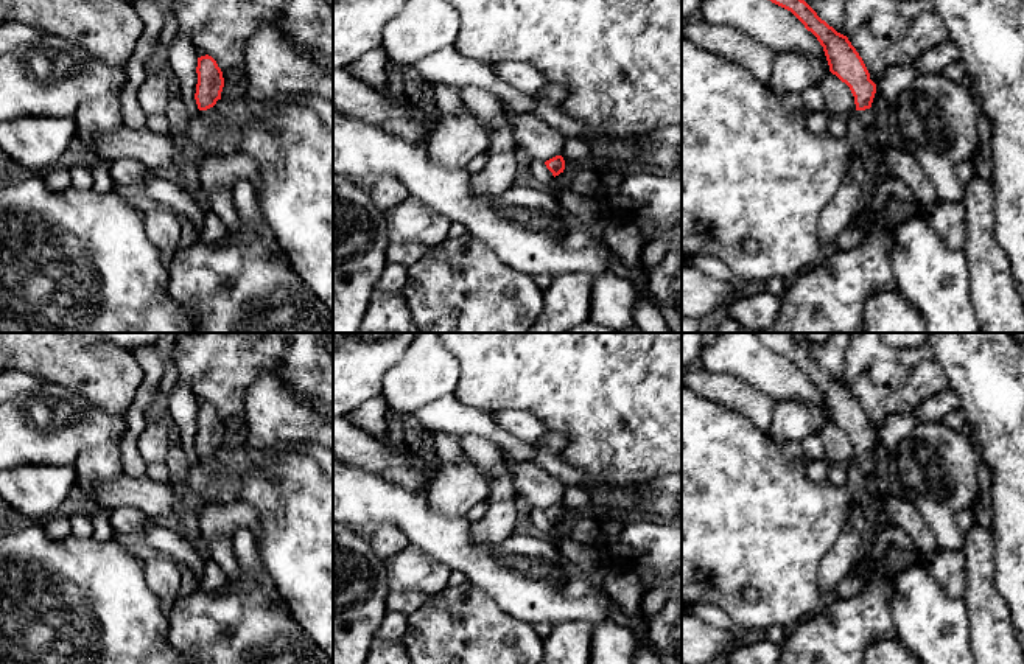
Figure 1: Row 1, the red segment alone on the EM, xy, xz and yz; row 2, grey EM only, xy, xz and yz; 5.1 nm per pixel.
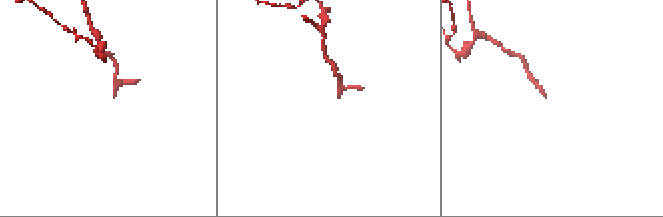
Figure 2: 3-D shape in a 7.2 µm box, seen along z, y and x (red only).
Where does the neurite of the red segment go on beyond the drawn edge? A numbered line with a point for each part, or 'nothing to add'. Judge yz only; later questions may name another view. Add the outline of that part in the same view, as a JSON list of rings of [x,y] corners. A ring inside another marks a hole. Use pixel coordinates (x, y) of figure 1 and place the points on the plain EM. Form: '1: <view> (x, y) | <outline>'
1: yz (869, 465) | [[[875,457],[856,459],[856,462],[862,470],[864,476],[875,474],[876,479],[879,477]]]

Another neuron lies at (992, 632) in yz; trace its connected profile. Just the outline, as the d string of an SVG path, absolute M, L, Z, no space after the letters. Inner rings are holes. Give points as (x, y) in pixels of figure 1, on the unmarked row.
M974 524L965 533L966 614L976 664L1024 664L1010 610L994 586L994 533Z

